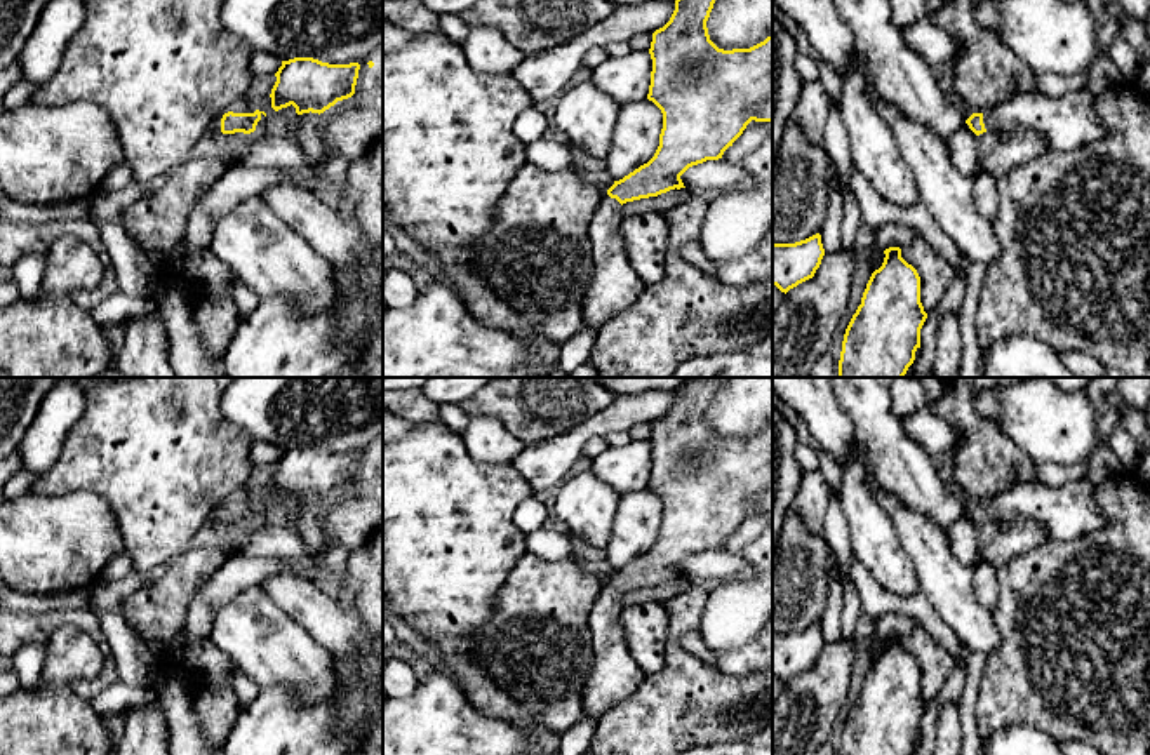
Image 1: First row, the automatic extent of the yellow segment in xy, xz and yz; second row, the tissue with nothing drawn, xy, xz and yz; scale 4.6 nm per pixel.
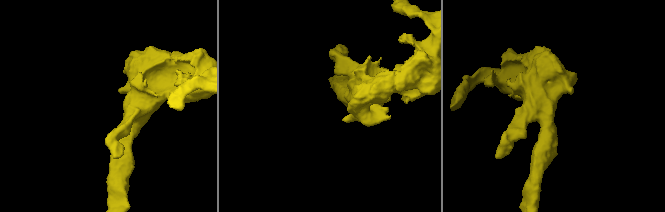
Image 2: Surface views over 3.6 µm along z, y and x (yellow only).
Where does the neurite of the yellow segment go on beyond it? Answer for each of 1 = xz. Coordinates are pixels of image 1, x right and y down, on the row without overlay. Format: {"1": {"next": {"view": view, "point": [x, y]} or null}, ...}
{"1": {"next": {"view": "xz", "point": [615, 675]}}}

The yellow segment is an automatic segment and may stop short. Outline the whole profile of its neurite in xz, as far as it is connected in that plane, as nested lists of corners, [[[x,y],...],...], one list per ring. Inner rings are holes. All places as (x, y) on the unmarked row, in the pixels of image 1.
[[[687,379],[675,390],[670,411],[652,423],[647,489],[663,503],[659,536],[647,553],[614,571],[590,612],[595,654],[583,691],[583,717],[598,722],[647,678],[628,651],[621,595],[685,578],[680,565],[689,557],[722,548],[752,510],[772,511],[772,424],[750,438],[719,438],[706,418],[717,386],[713,379]]]

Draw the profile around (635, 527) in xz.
[[[652,491],[621,494],[605,548],[609,565],[619,571],[647,553],[659,536],[661,518],[663,503]]]

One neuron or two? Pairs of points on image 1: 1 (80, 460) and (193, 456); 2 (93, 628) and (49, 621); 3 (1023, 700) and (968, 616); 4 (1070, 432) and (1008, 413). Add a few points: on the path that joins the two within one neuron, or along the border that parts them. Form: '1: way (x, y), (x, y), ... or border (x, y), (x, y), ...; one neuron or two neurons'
1: way (108, 460), (155, 460), (166, 456); one neuron
2: way (82, 618), (60, 618); one neuron
3: border (994, 613), (999, 644), (987, 656); two neurons
4: way (1055, 425), (1048, 425), (1034, 413), (1023, 413); one neuron

